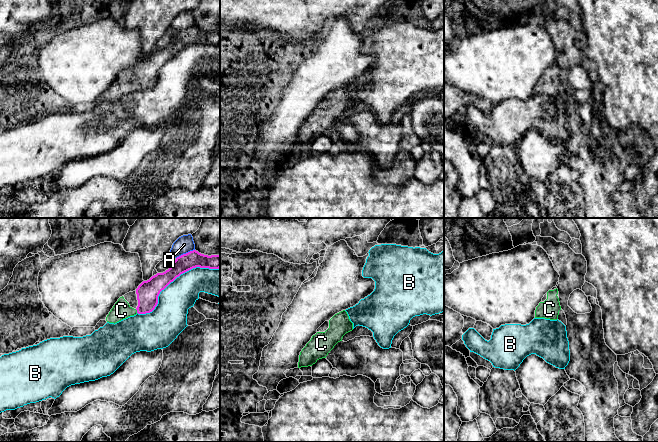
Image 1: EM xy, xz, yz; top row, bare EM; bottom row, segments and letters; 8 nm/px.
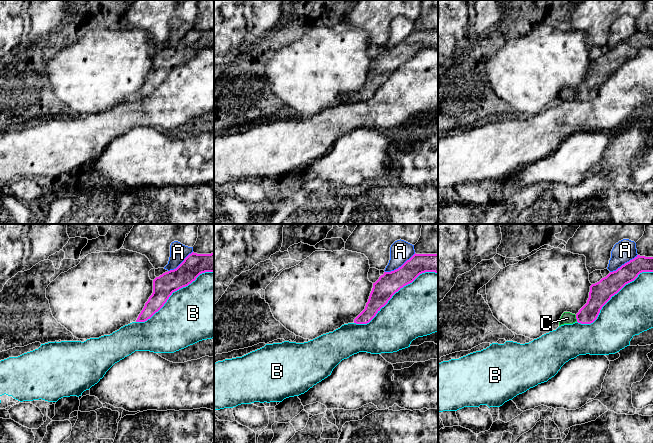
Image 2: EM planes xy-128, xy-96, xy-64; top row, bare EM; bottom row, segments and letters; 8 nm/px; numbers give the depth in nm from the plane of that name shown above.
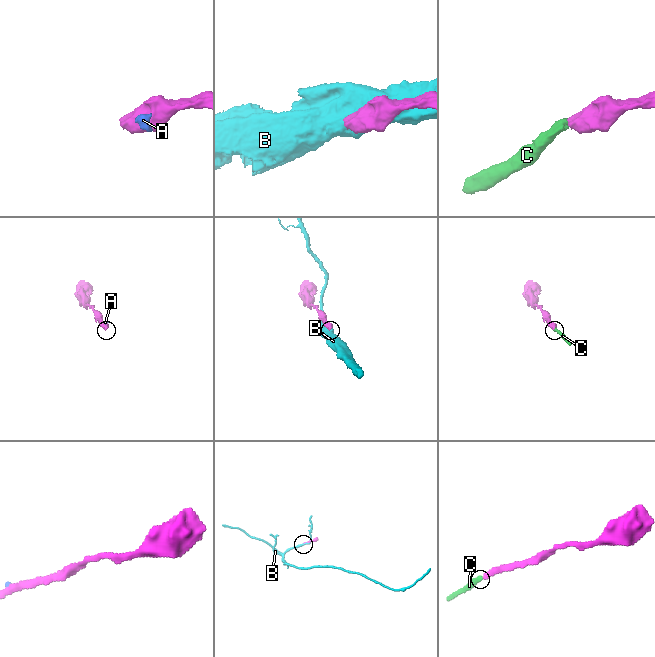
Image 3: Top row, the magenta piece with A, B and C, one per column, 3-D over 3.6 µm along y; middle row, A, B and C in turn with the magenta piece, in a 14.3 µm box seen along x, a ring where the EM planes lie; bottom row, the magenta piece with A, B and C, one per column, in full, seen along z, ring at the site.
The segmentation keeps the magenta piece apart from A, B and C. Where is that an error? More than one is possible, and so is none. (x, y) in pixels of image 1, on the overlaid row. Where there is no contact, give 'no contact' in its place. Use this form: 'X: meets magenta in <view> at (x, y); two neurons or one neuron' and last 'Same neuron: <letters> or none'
A: meets magenta in xy at (186, 253); two neurons
B: meets magenta in xy at (172, 281); two neurons
C: meets magenta in xy at (137, 311); one neuron
Same neuron: C

